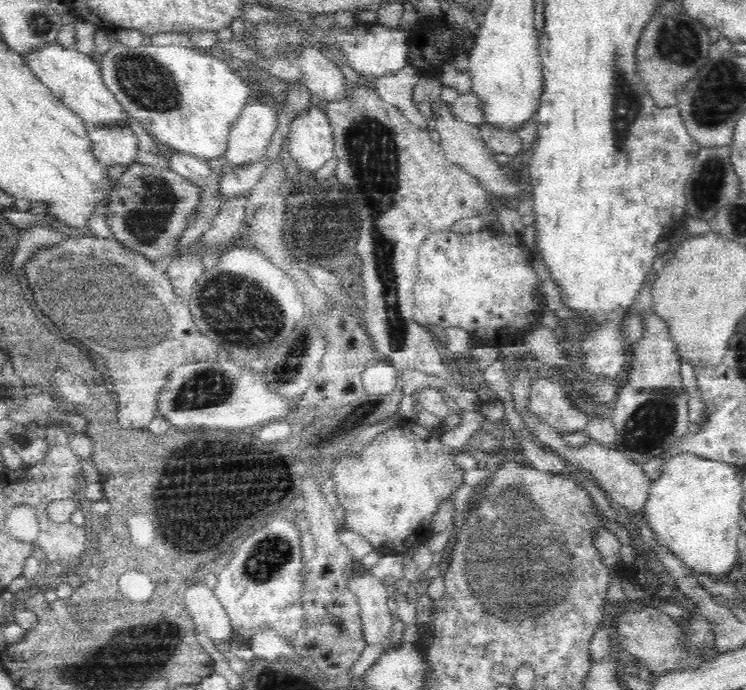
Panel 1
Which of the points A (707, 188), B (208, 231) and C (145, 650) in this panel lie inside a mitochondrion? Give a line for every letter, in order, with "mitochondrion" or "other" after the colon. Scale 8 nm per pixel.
A: mitochondrion
B: other
C: mitochondrion

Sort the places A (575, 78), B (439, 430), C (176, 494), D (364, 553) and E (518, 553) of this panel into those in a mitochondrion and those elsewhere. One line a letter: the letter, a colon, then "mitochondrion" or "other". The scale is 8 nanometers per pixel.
A: other
B: other
C: mitochondrion
D: other
E: mitochondrion

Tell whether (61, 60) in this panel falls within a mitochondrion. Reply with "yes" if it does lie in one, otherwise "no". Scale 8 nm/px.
no

